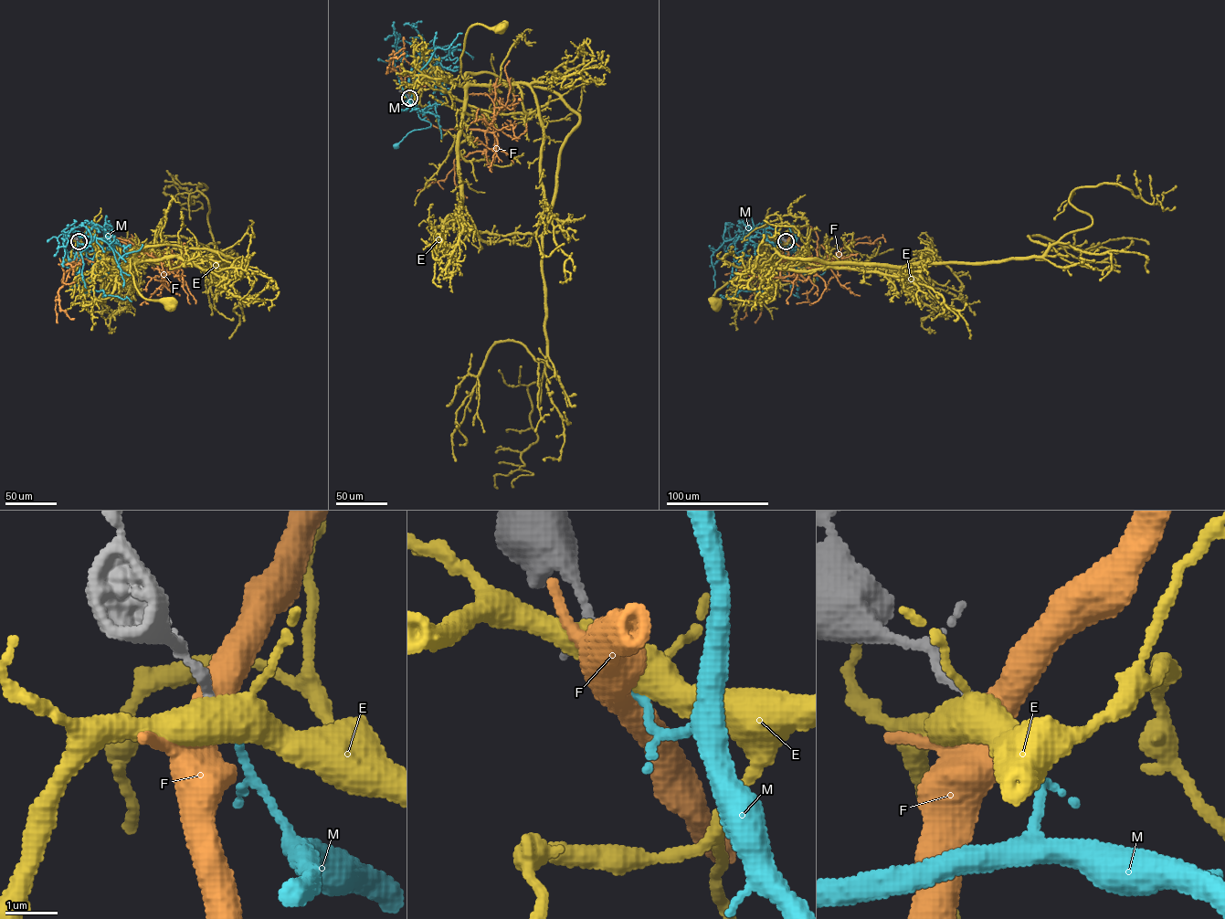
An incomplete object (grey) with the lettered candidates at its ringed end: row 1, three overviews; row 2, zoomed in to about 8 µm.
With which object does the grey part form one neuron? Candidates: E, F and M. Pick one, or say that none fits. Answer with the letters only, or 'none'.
M

